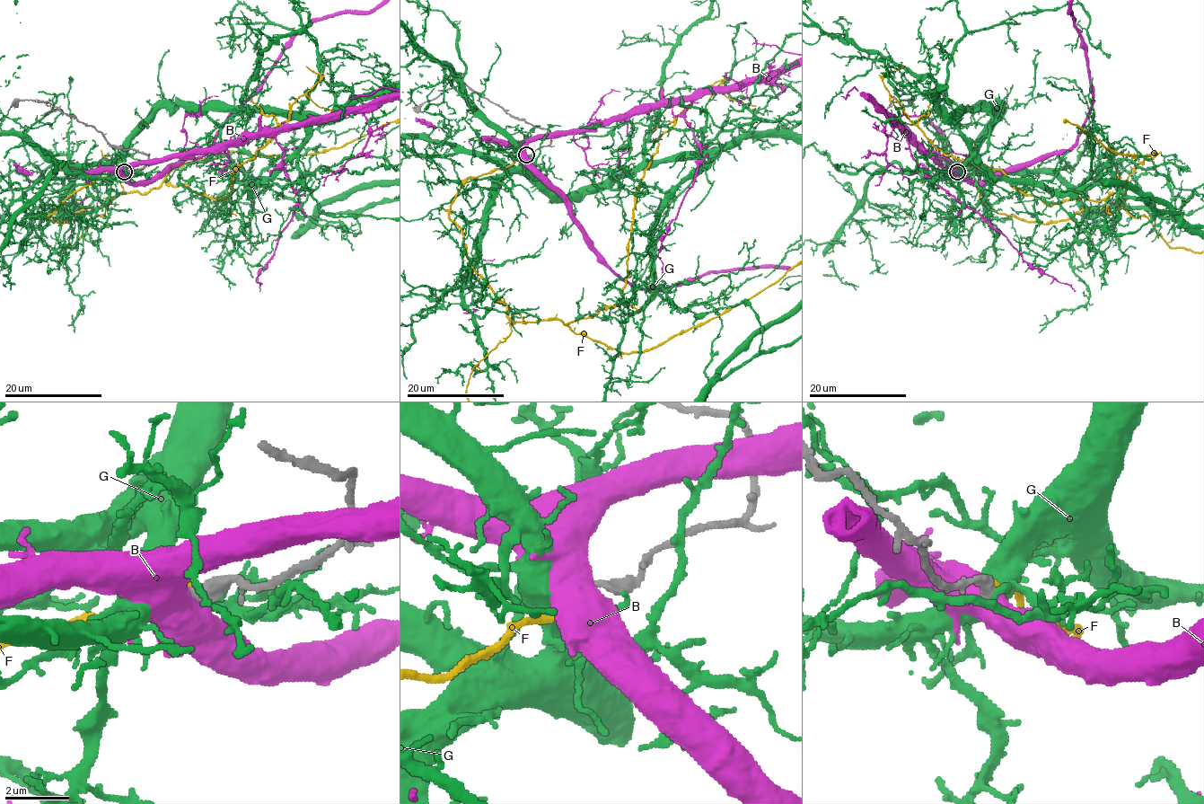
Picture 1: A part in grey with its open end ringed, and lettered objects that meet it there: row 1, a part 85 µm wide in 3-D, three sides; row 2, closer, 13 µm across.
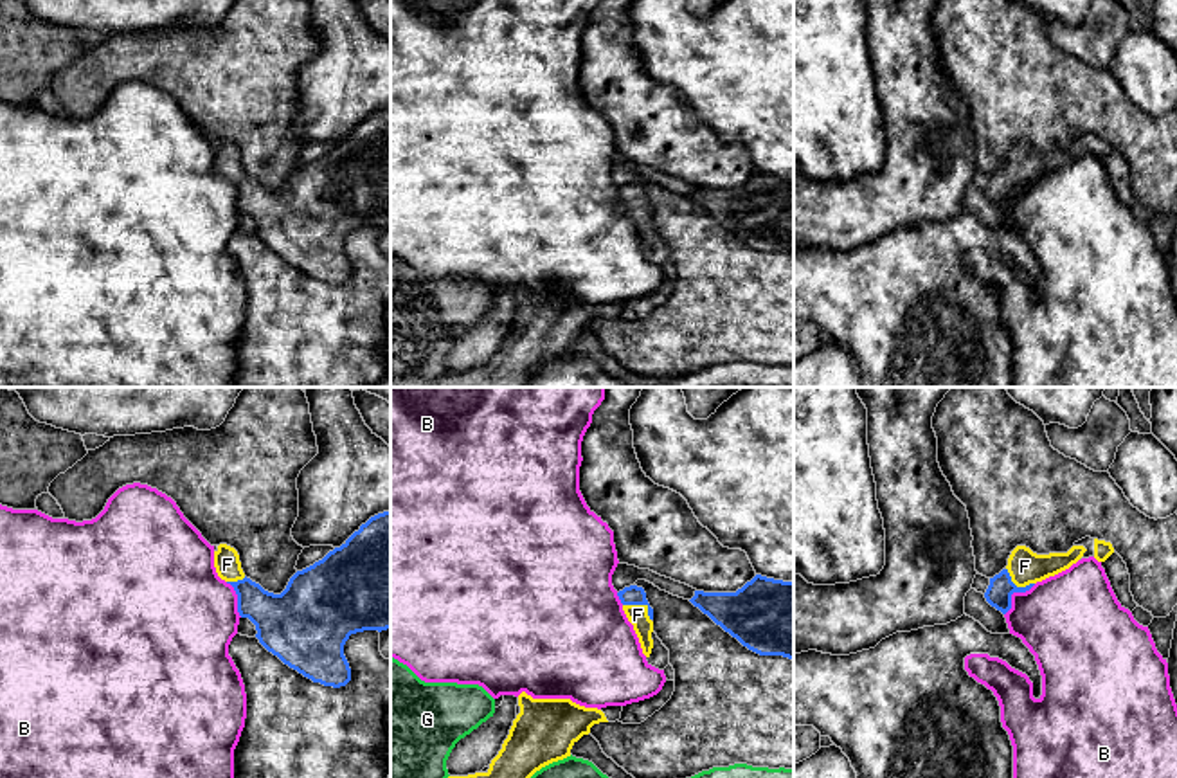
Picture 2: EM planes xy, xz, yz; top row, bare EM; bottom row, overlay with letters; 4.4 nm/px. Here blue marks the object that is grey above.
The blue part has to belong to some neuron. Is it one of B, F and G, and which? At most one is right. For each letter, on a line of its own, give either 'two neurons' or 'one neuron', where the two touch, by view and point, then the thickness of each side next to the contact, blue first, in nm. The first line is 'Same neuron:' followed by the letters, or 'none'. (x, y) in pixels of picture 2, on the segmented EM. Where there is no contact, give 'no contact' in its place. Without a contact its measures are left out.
Same neuron: F
B: two neurons; contact yz (1014, 591); calibres 120 and 380 nm
F: one neuron; contact xz (641, 604); calibres 90 and 100 nm
G: two neurons; no contact

